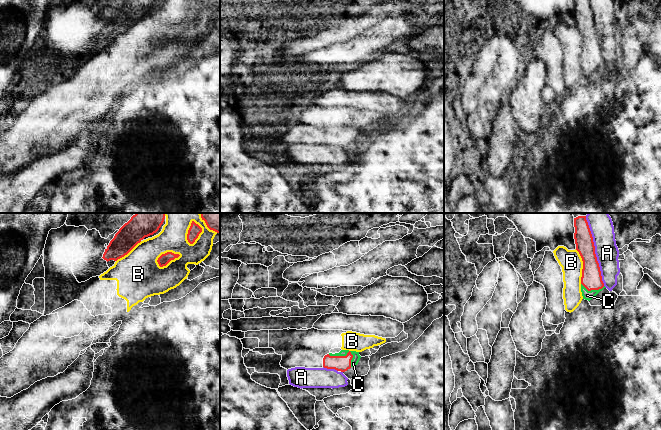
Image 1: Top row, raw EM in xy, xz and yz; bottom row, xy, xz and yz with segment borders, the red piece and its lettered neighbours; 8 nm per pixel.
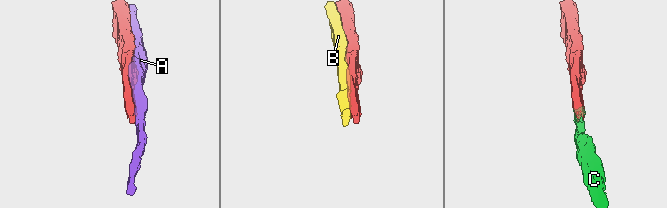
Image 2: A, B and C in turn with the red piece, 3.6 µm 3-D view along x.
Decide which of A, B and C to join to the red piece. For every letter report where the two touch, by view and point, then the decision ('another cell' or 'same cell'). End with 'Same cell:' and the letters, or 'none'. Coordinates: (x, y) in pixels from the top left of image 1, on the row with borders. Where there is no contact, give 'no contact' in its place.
A: yz (594, 251) | another cell
B: xy (188, 232) | another cell
C: xz (347, 354) | same cell
Same cell: C

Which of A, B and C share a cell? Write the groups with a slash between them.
A / B / C

